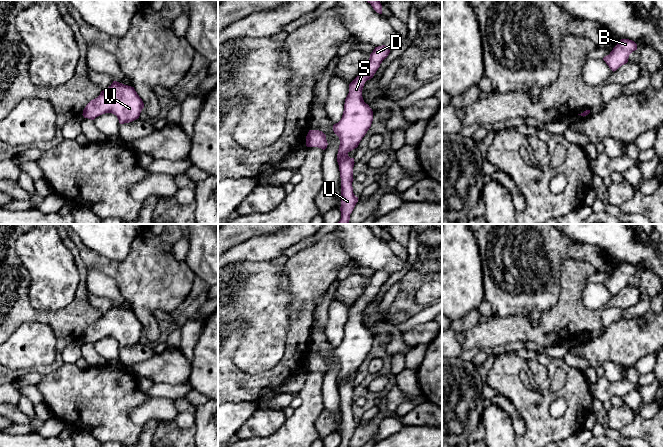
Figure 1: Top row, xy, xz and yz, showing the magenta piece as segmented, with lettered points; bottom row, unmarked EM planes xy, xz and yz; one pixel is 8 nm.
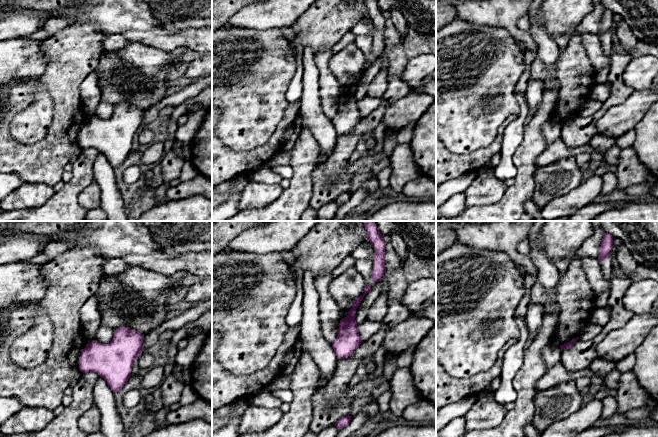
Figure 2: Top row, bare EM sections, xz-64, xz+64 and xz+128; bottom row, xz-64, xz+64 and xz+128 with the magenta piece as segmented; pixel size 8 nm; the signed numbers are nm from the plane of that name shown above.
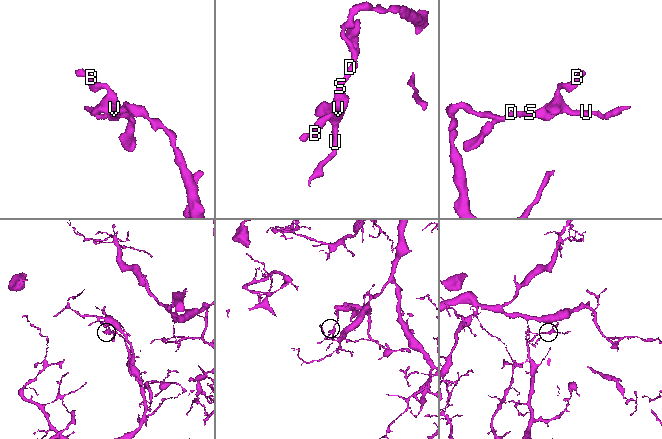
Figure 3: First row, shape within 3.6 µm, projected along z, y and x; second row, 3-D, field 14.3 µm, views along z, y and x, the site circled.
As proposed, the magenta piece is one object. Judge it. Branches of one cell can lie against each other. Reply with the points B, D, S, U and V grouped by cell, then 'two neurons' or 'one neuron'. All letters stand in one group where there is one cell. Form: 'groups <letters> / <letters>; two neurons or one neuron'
groups B D S U V; one neuron

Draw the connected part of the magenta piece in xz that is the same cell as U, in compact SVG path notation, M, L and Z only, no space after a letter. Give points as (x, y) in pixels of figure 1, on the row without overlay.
M385 269L375 271L364 294L349 308L342 342L333 349L333 355L340 364L337 386L341 402L341 443L338 447L349 447L350 438L358 426L352 411L355 386L348 377L358 371L373 345L373 335L364 326L362 314L365 306L373 302L389 277L390 274Z

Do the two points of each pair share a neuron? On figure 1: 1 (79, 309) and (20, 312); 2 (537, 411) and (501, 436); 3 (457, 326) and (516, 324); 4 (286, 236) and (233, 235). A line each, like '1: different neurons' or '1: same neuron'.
1: same neuron
2: different neurons
3: different neurons
4: different neurons

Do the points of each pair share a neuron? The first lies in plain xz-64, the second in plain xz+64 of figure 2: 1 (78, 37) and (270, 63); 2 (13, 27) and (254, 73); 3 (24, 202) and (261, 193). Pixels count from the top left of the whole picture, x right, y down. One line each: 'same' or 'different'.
1: different
2: different
3: same

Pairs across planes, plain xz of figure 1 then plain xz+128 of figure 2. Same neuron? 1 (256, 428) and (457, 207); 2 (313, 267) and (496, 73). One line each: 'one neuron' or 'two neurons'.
1: two neurons
2: two neurons

